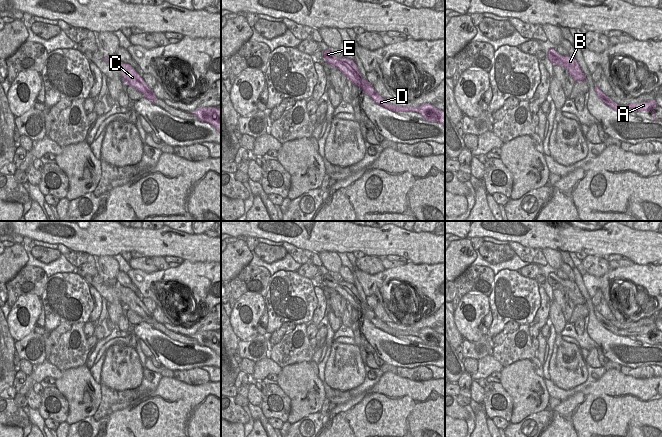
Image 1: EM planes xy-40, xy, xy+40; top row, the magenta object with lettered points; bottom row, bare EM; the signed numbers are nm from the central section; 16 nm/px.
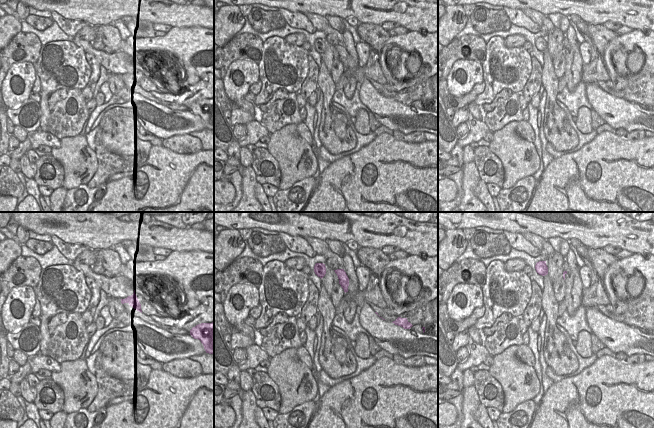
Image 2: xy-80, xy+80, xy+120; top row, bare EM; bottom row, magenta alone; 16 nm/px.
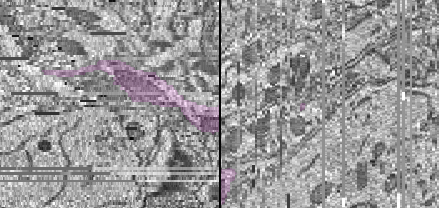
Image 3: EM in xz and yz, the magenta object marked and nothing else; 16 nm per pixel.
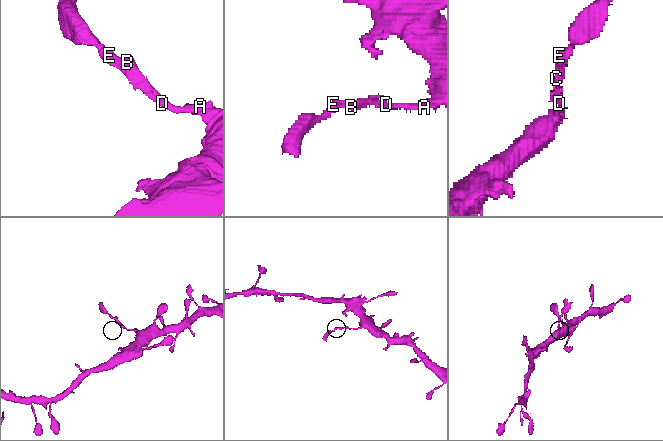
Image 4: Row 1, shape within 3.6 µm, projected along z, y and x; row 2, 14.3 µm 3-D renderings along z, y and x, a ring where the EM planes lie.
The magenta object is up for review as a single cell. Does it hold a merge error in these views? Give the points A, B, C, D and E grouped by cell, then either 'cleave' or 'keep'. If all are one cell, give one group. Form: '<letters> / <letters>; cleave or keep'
A / B C D E; cleave

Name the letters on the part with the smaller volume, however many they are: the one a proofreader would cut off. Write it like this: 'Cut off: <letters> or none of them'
Cut off: B, C, D, E

